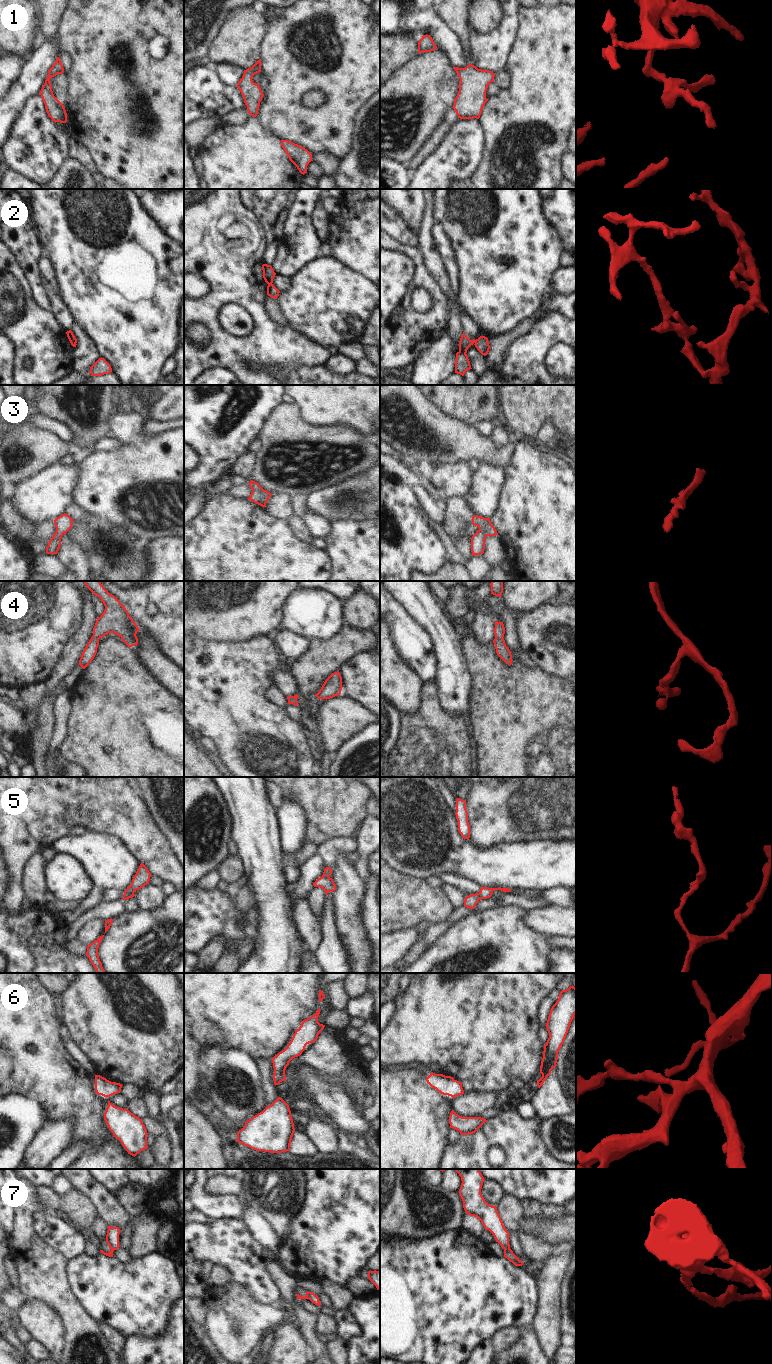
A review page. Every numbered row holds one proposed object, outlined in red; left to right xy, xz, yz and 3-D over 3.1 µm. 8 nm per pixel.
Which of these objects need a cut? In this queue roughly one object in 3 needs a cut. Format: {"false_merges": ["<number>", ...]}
{"false_merges": ["2", "5", "7"]}

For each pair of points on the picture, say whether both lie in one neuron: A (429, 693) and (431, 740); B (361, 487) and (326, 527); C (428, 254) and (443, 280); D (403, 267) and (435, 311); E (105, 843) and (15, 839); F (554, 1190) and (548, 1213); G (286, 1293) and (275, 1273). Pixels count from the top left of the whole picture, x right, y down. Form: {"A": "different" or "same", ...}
{"A": "same", "B": "different", "C": "same", "D": "different", "E": "different", "F": "different", "G": "same"}

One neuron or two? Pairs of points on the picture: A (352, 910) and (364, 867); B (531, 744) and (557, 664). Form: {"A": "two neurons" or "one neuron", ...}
{"A": "two neurons", "B": "two neurons"}

